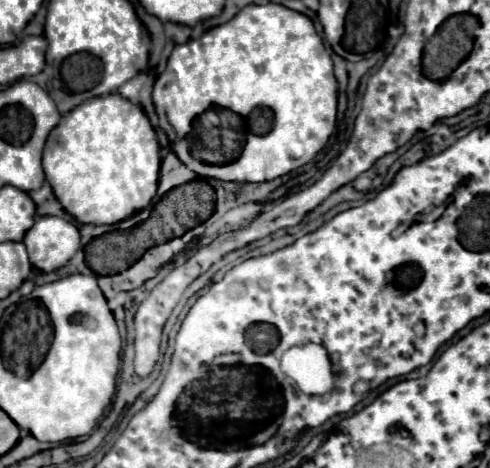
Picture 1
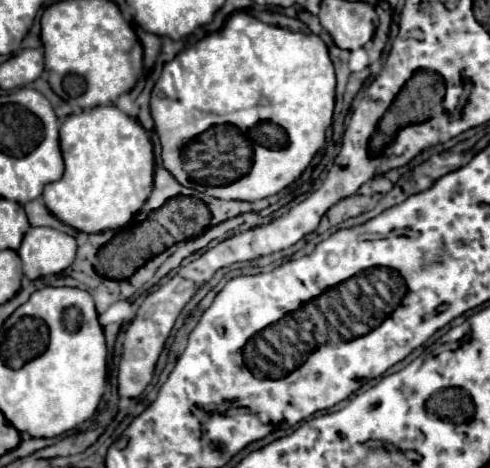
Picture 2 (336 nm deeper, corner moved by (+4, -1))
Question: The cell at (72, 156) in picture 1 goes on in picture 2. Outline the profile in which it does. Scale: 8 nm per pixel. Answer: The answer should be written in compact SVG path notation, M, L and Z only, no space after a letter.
M100 105L100 107L84 109L78 115L68 115L60 127L60 149L66 165L64 175L60 181L48 183L42 195L46 207L62 223L84 233L120 229L138 213L138 209L148 199L152 191L152 177L154 177L152 143L144 127L136 119L122 113L116 105Z

